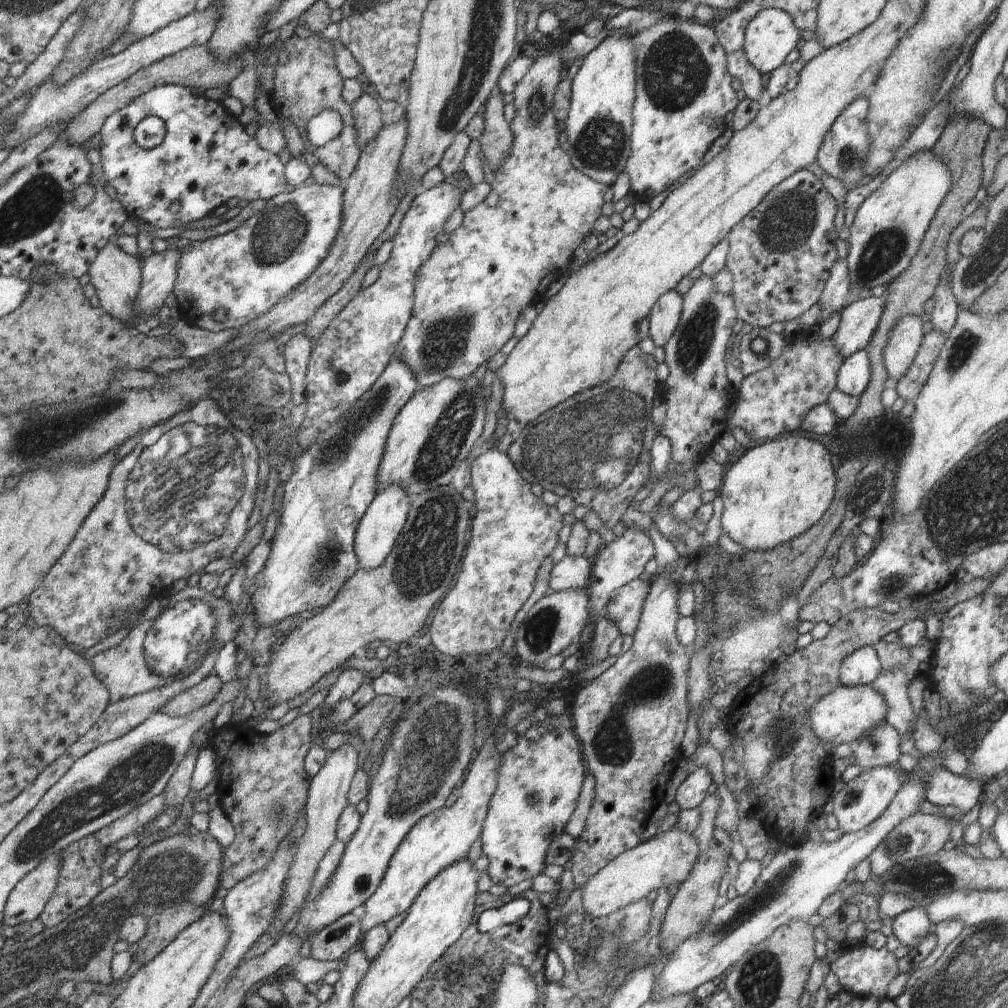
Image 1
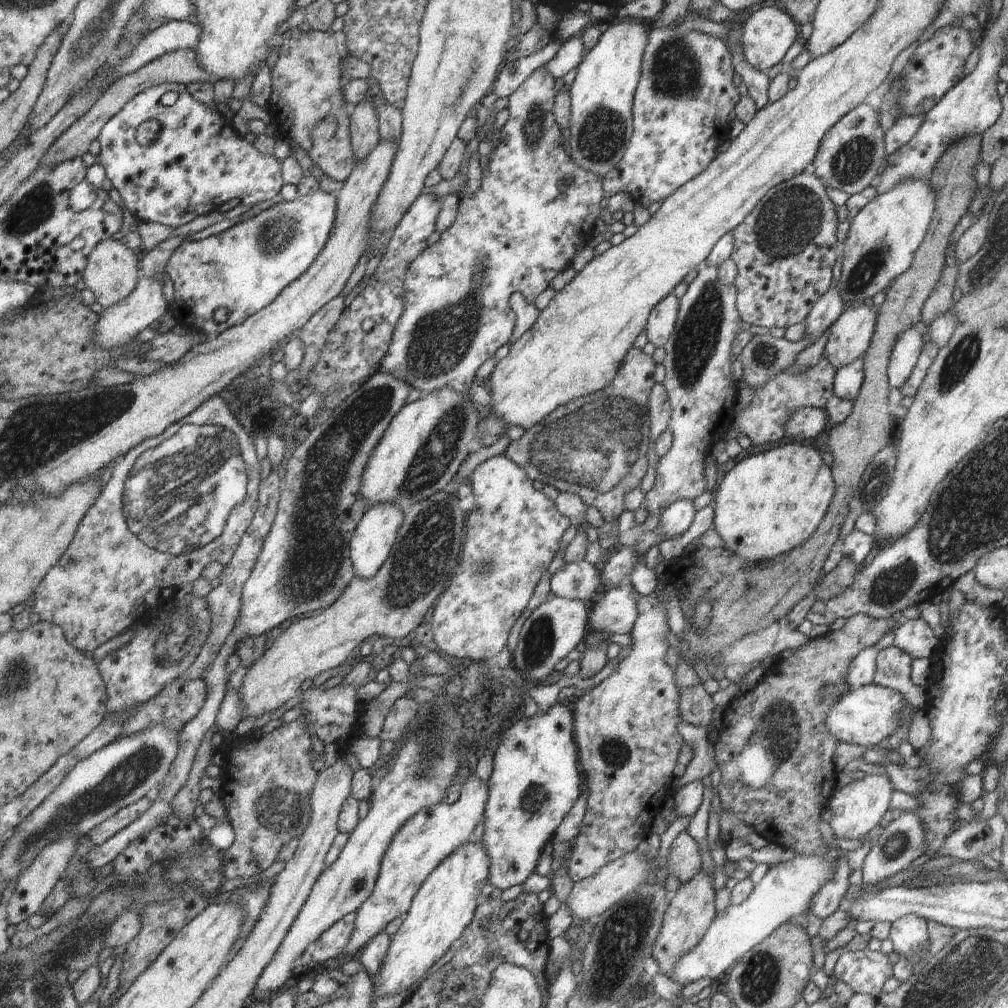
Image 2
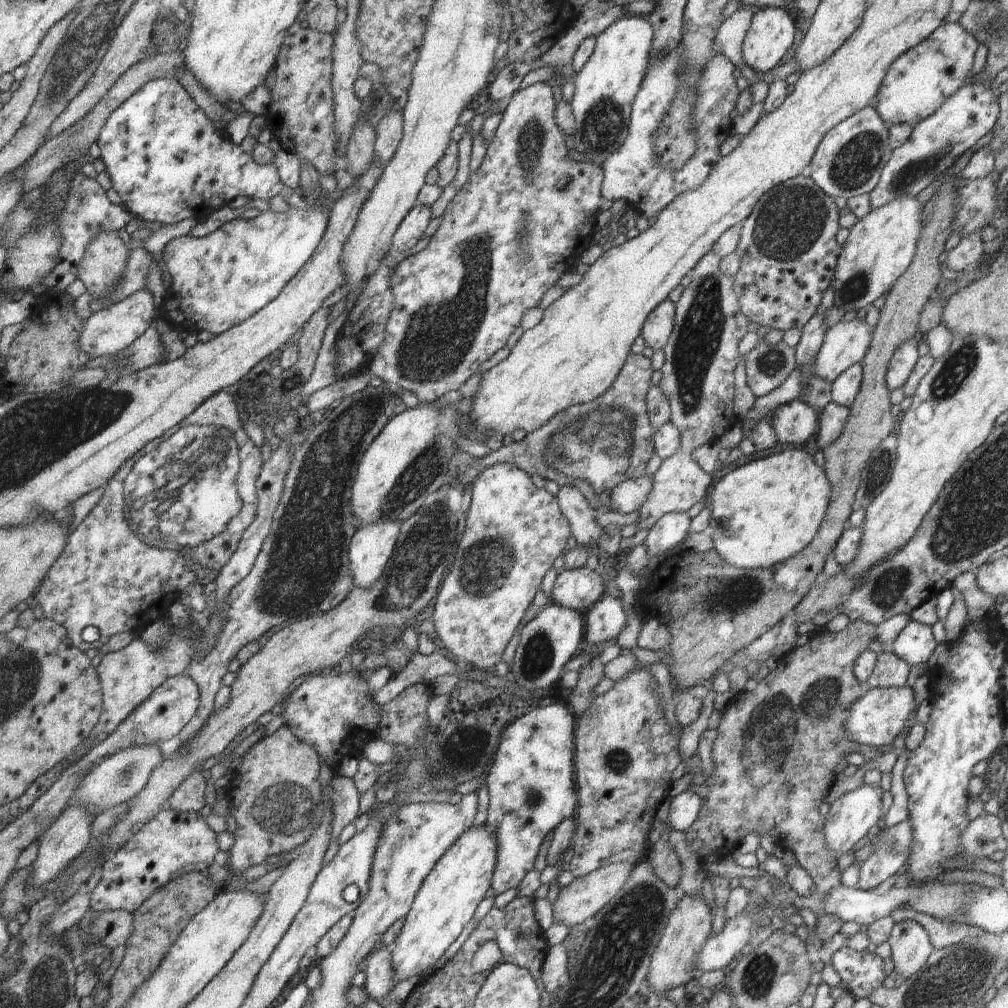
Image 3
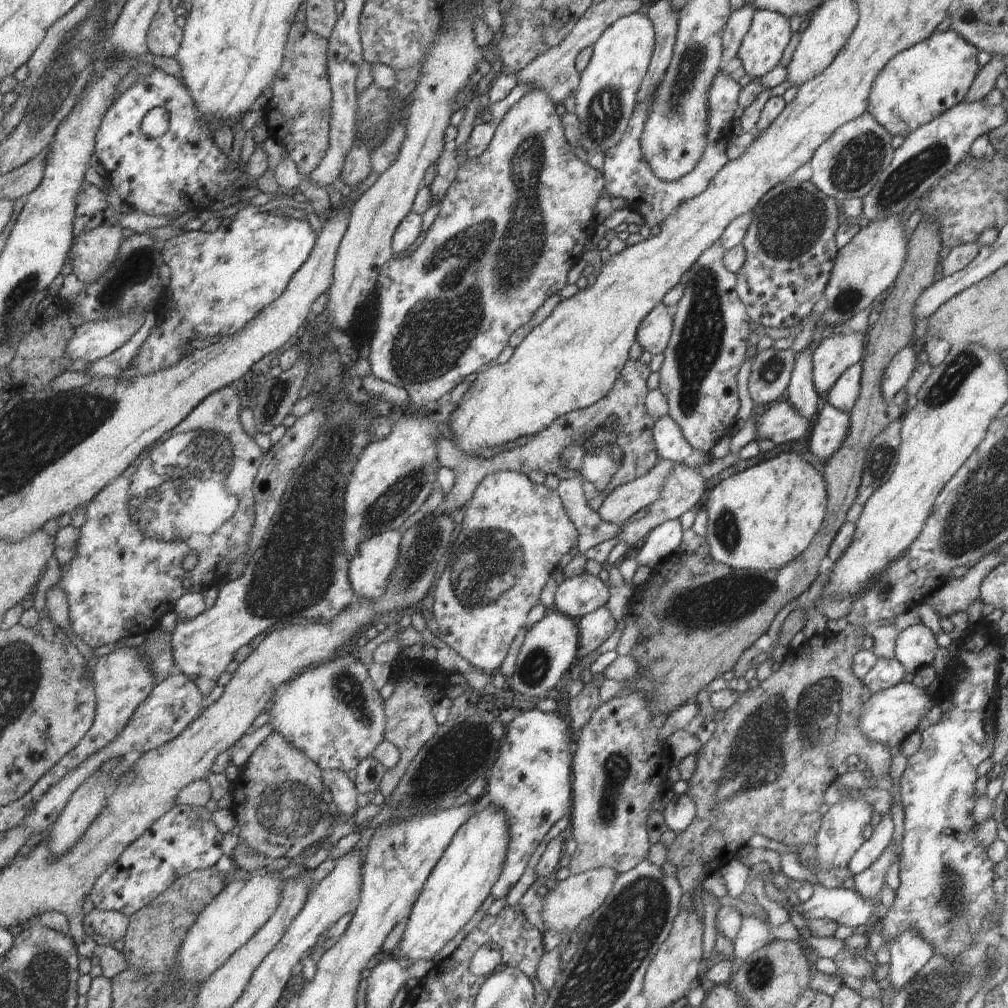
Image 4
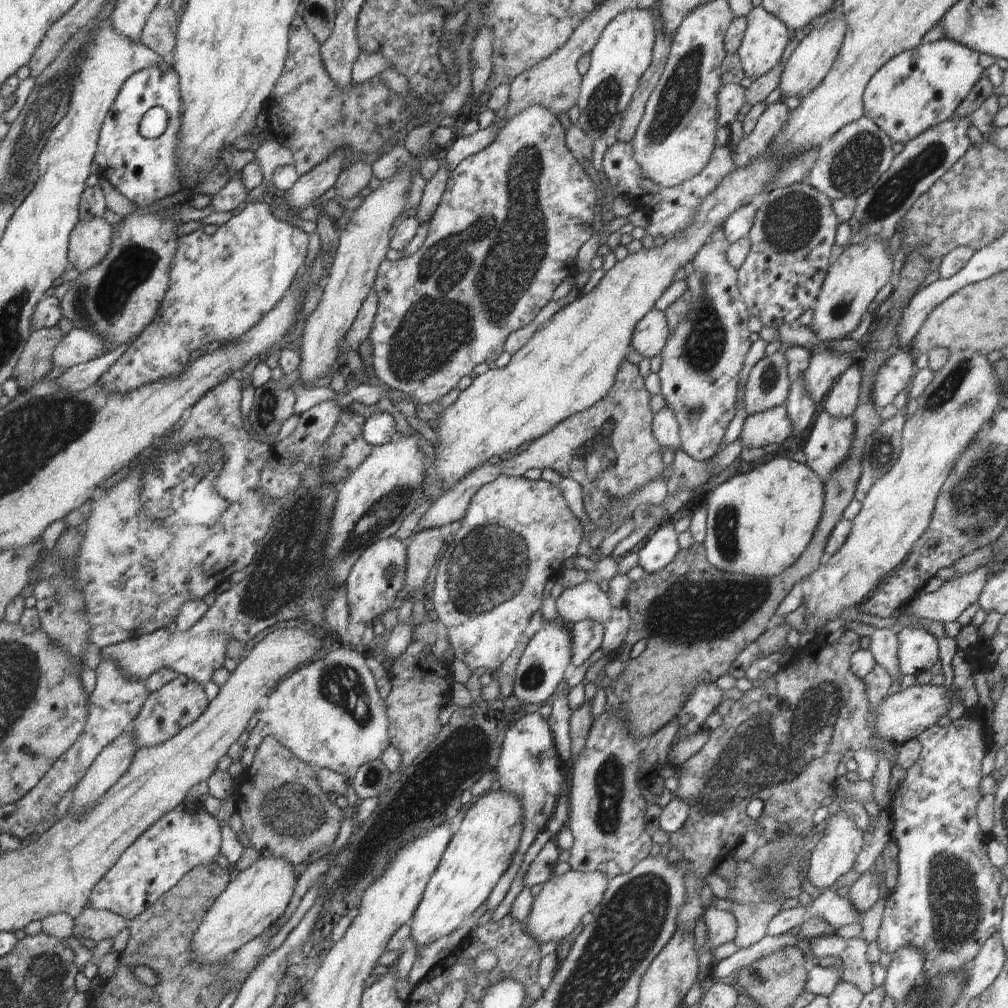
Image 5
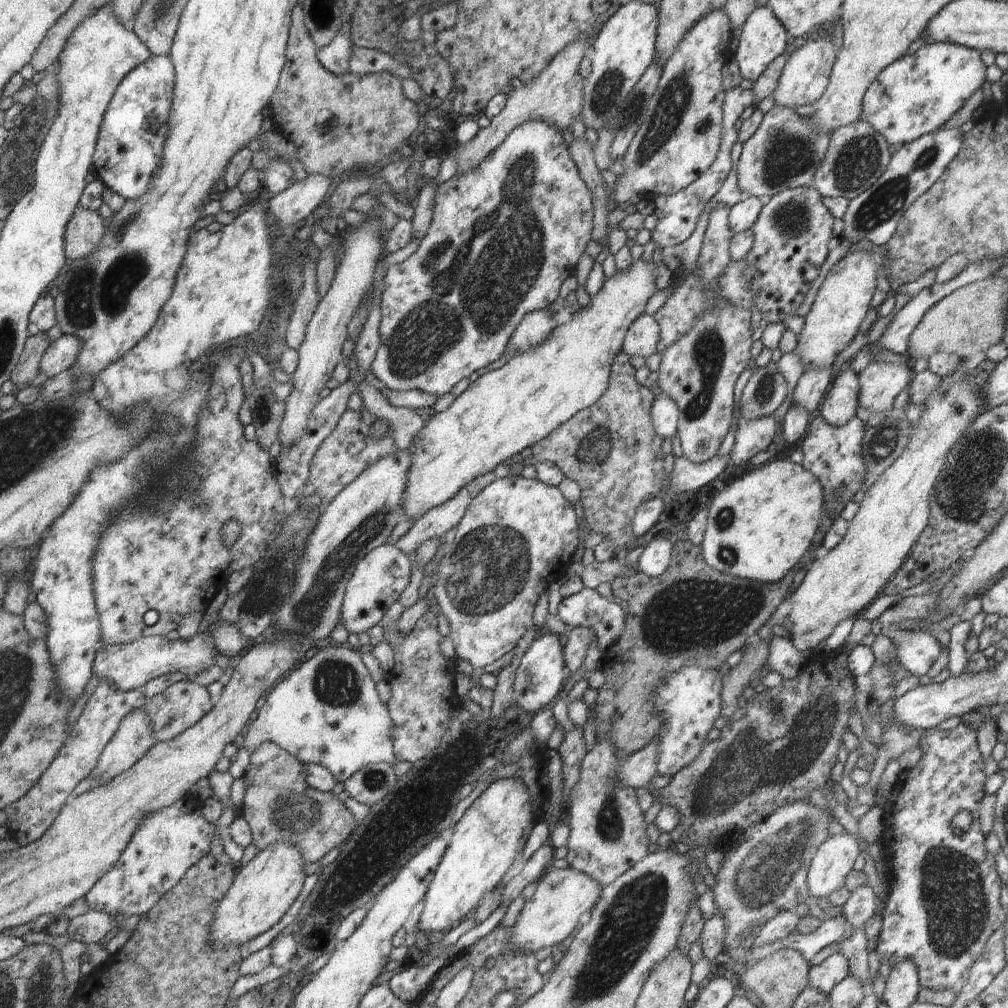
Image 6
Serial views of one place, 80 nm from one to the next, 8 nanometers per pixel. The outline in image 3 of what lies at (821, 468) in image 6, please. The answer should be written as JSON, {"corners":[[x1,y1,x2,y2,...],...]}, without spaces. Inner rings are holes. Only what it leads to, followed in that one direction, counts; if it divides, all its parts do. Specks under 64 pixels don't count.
{"corners":[[831,400,818,415,817,447,823,452,841,435,849,417,849,409]]}

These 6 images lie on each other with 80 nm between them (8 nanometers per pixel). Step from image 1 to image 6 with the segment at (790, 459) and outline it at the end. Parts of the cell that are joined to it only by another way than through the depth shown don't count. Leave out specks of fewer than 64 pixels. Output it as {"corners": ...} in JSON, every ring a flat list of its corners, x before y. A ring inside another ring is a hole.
{"corners":[[788,460,763,463,754,471,728,482,720,491,713,491,707,516,707,527,701,544,704,560,719,573,775,583,798,566,809,552,823,516,823,488,806,468]]}

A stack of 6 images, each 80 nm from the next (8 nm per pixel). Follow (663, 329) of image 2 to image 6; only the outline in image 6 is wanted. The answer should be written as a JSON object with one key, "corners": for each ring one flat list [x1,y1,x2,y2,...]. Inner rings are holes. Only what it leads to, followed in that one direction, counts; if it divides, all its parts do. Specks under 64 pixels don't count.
{"corners":[[652,314,638,317,628,328,621,352,628,356,652,356,656,353,660,325]]}

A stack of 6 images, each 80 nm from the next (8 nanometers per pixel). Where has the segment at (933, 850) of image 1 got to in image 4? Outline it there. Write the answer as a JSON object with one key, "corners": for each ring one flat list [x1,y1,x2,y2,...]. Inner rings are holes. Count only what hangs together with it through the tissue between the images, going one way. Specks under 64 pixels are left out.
{"corners":[[901,844,896,850,891,850,887,847,884,854,875,863,872,863,870,868,855,874,853,878,854,885,851,889,862,898,876,901,880,896,880,889,885,886,885,877,889,865,893,862,898,862,900,857]]}

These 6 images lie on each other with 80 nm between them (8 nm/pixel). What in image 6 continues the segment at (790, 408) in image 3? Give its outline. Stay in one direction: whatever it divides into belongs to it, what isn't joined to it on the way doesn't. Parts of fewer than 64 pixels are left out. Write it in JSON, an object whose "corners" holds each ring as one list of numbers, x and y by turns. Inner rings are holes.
{"corners":[[773,415,761,419,740,418,737,425,735,443,729,453,729,461,724,472,744,466,752,456,766,450,778,430,778,424]]}

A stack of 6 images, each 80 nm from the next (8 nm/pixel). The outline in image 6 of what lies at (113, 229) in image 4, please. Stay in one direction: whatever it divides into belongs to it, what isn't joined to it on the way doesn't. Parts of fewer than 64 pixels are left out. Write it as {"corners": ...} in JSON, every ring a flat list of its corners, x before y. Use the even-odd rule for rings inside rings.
{"corners":[[78,204,65,228,65,258,82,259,99,245,105,228,98,212]]}

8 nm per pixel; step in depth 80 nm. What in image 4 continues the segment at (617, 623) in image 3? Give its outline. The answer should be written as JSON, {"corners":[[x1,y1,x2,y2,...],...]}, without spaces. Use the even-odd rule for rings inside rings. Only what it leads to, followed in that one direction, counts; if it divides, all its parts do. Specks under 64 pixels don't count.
{"corners":[[606,606,576,620,579,647,575,664,604,644,616,628,616,620]]}

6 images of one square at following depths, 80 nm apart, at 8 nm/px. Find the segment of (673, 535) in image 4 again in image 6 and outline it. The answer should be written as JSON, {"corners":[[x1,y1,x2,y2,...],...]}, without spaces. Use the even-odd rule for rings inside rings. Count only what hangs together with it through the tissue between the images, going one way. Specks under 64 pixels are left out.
{"corners":[[664,533,657,535,650,543,646,544,637,560,636,568,649,577,657,577,666,572,671,563,671,550,674,538,666,540]]}

